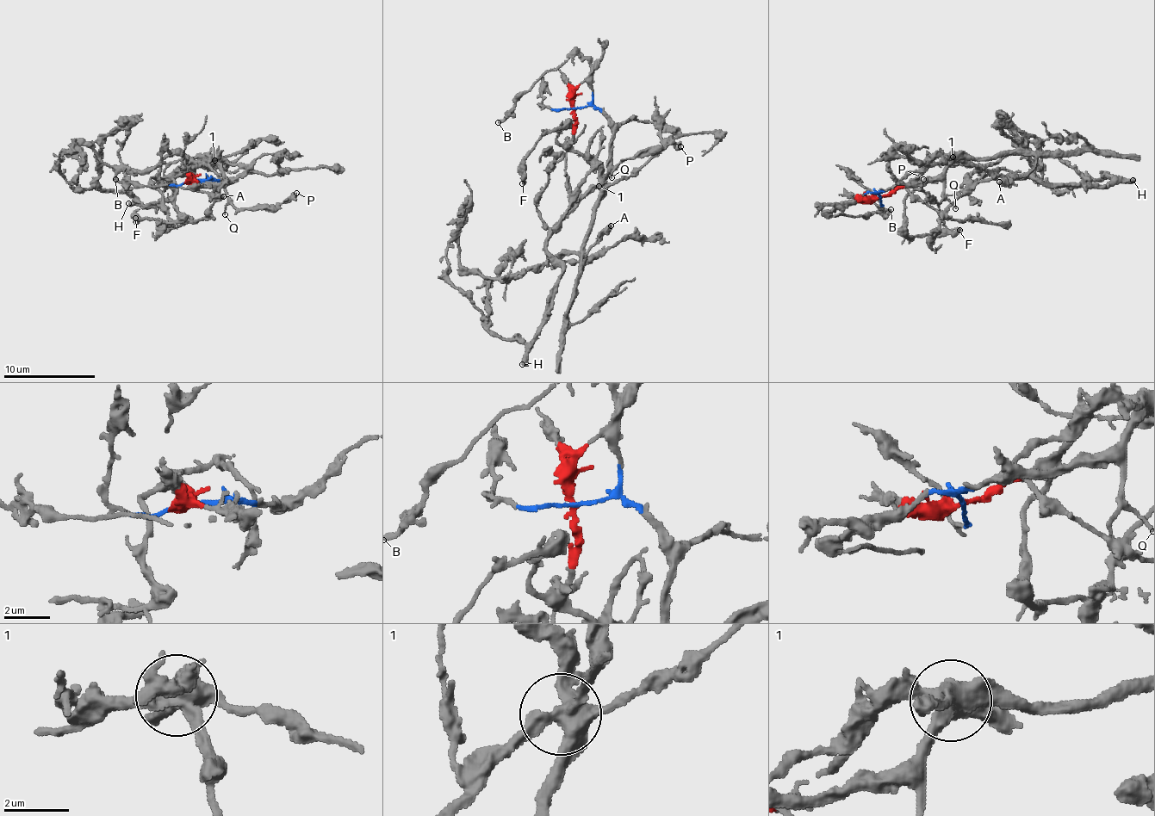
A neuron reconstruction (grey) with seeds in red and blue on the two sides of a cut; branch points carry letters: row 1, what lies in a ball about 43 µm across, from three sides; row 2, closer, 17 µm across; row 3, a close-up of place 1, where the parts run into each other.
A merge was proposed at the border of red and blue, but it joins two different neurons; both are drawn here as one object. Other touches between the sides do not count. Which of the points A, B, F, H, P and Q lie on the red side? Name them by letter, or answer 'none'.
A, F

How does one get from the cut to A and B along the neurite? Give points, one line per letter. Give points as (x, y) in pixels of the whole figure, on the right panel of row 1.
A: (880, 197), (891, 195), (916, 178), (936, 157), (1036, 157), (1036, 165), (1029, 172), (998, 182)
B: (880, 197), (872, 194), (840, 202), (829, 216), (842, 213), (866, 217), (890, 209)

